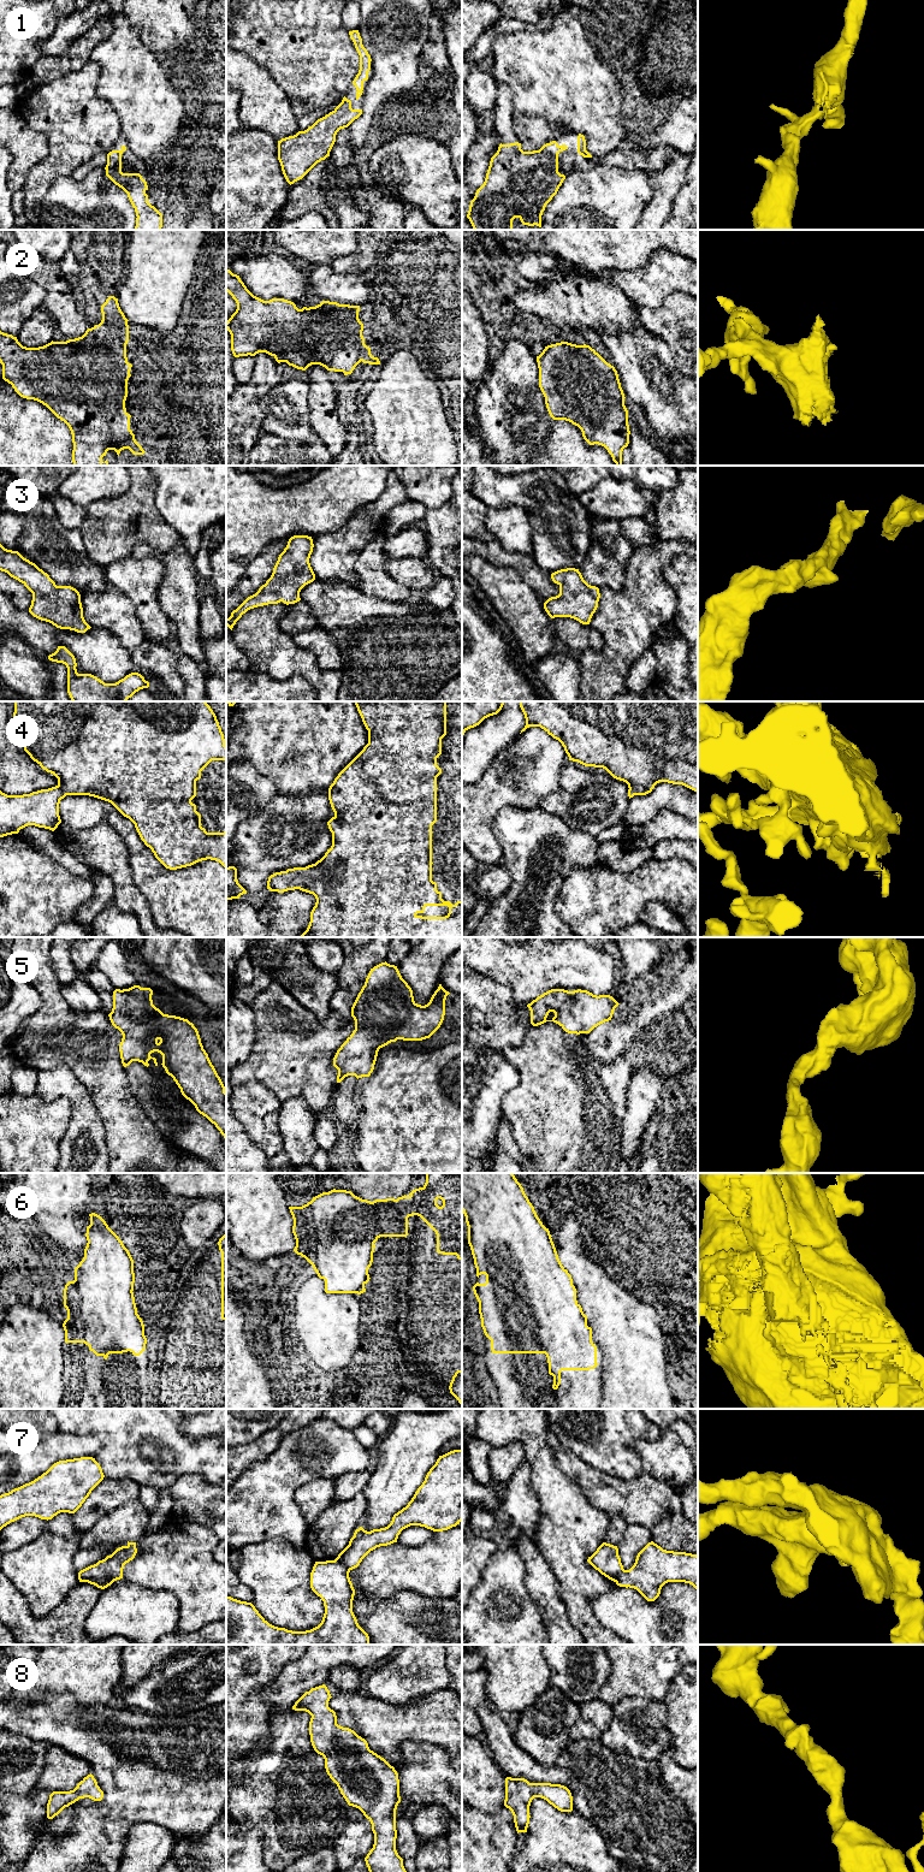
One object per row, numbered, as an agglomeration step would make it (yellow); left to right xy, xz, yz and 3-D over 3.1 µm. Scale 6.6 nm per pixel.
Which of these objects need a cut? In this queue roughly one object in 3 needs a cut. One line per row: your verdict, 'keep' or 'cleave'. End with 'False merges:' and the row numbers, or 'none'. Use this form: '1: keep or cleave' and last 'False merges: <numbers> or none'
1: keep
2: keep
3: keep
4: keep
5: keep
6: cleave
7: cleave
8: keep
False merges: 6, 7

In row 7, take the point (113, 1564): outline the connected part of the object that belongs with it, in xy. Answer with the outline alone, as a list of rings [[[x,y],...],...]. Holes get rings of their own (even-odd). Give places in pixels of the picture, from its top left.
[[[136,1542],[117,1548],[111,1556],[99,1560],[99,1565],[114,1581],[123,1578],[123,1569],[126,1563],[132,1560],[137,1553]]]

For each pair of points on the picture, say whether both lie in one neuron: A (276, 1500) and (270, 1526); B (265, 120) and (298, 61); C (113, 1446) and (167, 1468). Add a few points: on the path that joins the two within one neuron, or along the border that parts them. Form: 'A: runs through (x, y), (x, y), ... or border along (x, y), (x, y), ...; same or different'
A: runs through (270, 1506), (267, 1509), (270, 1520); same
B: border along (265, 67), (284, 92), (295, 114); different
C: runs through (126, 1446), (146, 1446), (154, 1455); same

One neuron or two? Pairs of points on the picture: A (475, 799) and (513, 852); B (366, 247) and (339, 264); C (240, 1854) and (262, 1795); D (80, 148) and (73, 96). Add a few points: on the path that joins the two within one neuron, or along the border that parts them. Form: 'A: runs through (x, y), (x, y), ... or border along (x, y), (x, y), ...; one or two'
A: border along (511, 805), (493, 822), (503, 851); two
B: runs through (362, 254), (353, 264), (347, 264); one
C: border along (238, 1823), (243, 1829), (261, 1832), (262, 1855); two
D: runs through (77, 135), (77, 123), (71, 117), (69, 110); one

